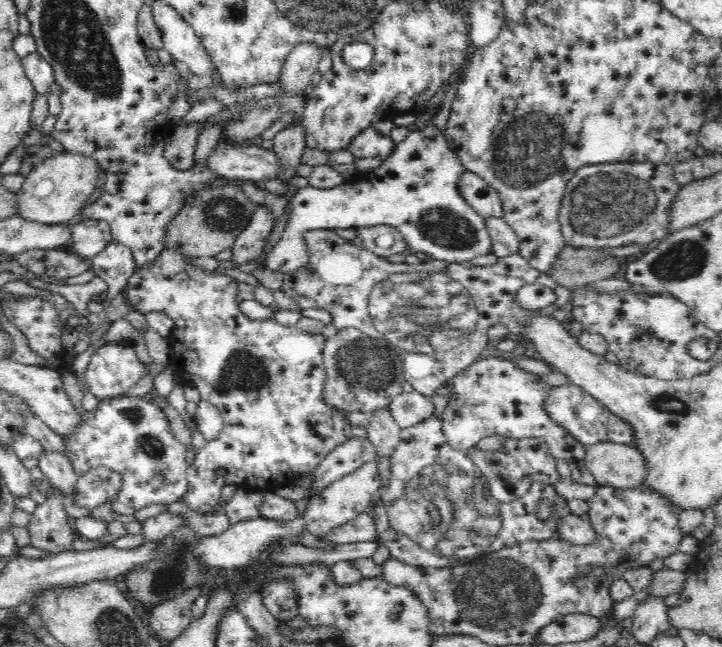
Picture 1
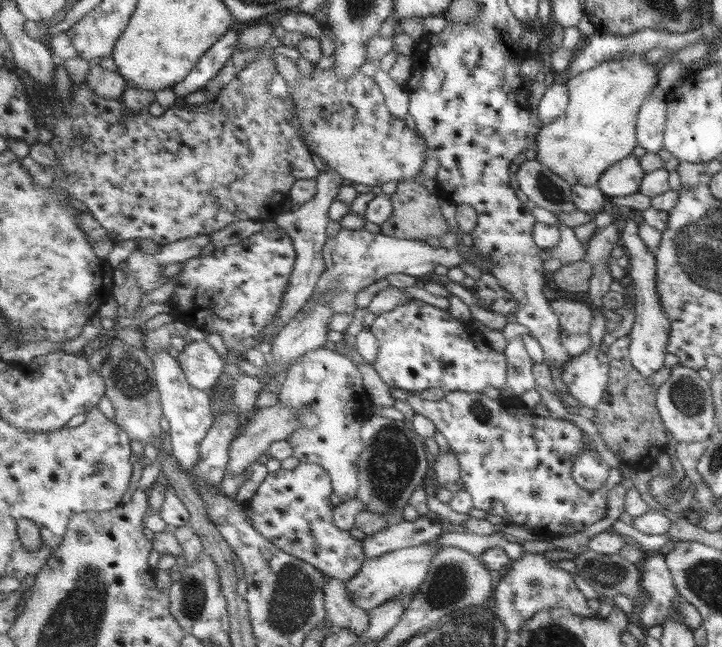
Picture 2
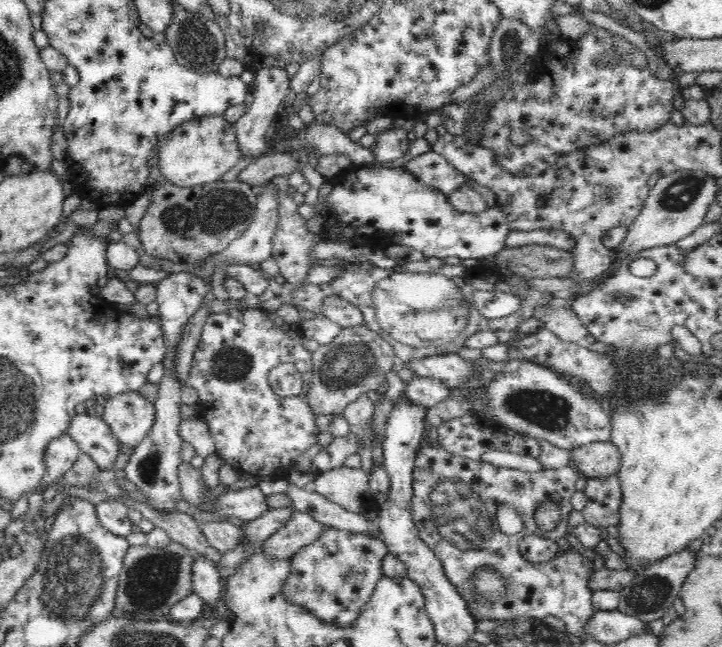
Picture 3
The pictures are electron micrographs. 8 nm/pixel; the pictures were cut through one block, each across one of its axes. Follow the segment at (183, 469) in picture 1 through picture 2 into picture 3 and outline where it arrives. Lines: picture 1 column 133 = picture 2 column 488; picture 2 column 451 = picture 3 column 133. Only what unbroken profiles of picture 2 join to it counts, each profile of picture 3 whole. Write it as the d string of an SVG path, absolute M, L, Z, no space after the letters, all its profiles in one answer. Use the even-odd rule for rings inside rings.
M138 391L108 399L102 414L121 448L128 446L134 450L154 425L154 404Z

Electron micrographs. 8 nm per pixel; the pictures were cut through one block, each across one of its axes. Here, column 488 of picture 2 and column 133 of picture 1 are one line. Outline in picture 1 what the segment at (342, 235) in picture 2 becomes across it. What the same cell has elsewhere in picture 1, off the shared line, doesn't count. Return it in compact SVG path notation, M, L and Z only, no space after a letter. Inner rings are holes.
M114 240L92 257L92 264L95 274L104 277L107 282L105 303L112 300L120 289L126 288L127 280L135 273L136 268L131 248Z

